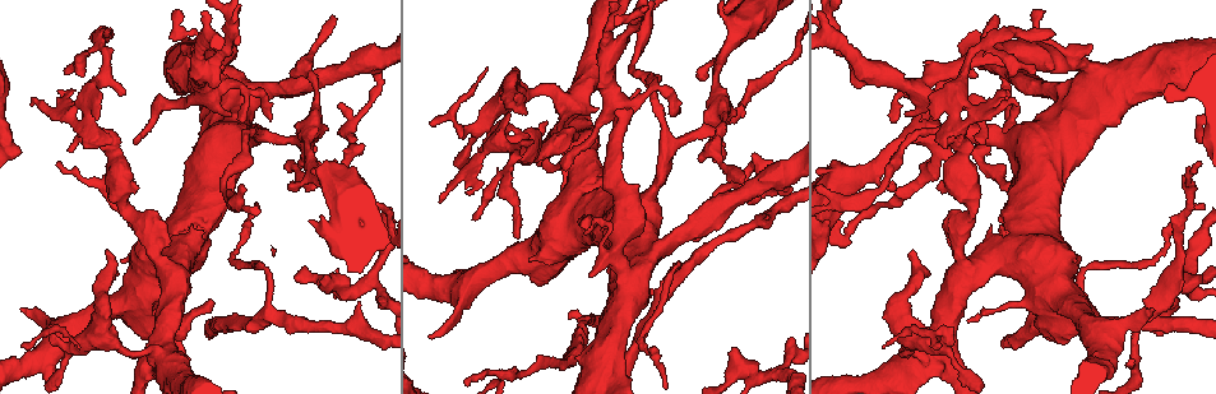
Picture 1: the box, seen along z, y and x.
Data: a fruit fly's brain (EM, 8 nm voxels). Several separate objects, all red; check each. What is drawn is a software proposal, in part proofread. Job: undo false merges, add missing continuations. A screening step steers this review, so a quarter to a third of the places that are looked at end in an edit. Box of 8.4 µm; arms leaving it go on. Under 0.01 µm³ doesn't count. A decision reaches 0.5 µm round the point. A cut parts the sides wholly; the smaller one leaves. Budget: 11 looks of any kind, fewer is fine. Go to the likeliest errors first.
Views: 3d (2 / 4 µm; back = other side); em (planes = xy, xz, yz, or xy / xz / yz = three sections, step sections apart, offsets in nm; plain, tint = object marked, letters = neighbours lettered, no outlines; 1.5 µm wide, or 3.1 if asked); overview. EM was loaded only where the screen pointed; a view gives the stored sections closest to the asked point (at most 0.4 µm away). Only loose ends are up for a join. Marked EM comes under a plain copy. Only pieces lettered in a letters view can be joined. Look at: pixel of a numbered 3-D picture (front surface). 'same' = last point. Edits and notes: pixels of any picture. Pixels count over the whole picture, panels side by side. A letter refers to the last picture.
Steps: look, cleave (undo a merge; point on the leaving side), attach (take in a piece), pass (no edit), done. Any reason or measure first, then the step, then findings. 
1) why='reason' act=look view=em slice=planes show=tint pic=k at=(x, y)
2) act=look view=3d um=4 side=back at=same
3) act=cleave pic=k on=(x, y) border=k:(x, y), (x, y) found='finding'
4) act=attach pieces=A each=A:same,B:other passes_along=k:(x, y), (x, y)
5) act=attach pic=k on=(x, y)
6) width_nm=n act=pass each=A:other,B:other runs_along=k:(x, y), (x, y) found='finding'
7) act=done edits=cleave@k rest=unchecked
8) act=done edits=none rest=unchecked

why='tapers out' act=look view=3d um=2 side=back pic=1 at=(937, 349)

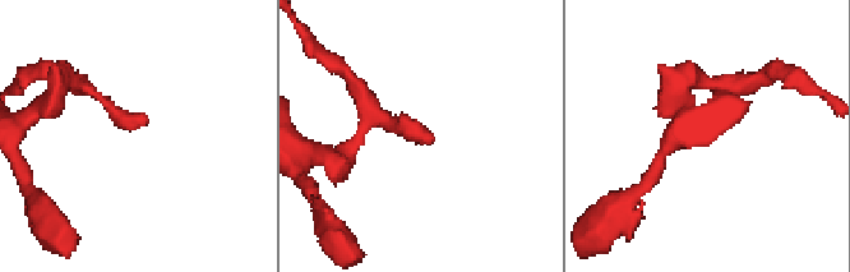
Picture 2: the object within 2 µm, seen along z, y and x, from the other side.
act=look view=em slice=planes show=letters pic=2 at=(431, 140)

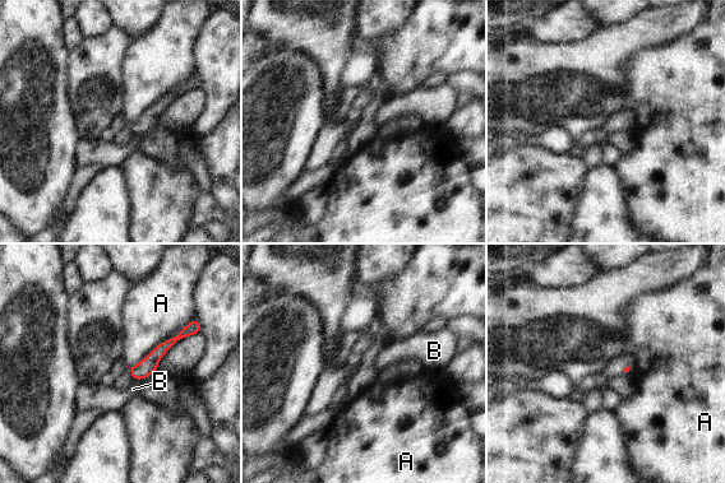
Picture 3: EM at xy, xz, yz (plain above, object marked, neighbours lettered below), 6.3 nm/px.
act=pass each=A:other,B:other found='no lettered piece goes on from it'

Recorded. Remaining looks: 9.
why='thick turns thin' act=look view=em slice=planes show=letters pic=1 at=(165, 358)

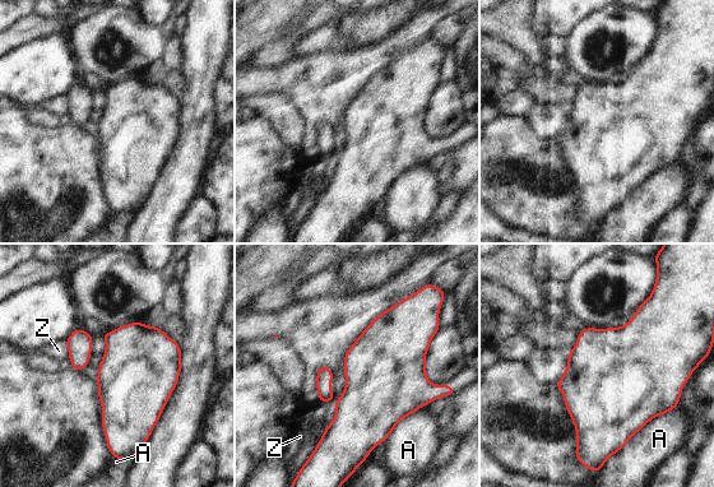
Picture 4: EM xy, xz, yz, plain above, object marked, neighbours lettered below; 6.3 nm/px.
longest_contact=A:480nm act=pass each=A:other,Z:other border=4:(675, 408), (649, 420), (615, 453) found='one neuron here'

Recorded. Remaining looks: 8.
why='an open end' act=look view=3d um=4 pic=1 at=(569, 313)

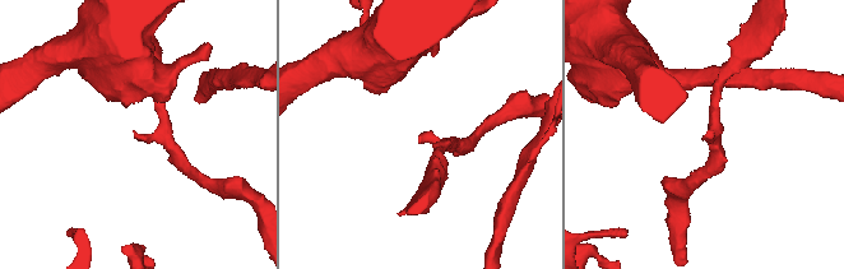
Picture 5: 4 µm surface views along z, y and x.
arm_widths_nm=180,190 why='need the tissue' act=look view=em slice=yz step=8 show=letters pic=5 at=(710, 132)

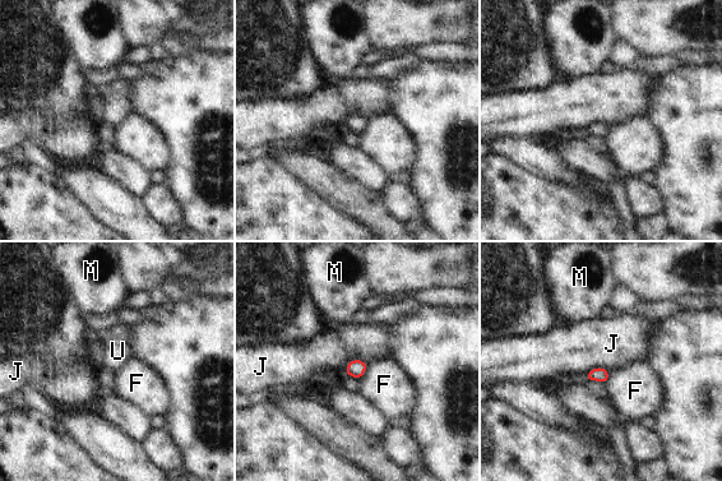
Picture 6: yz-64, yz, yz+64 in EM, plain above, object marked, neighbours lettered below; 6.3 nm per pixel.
act=look view=em slice=planes show=letters at=same

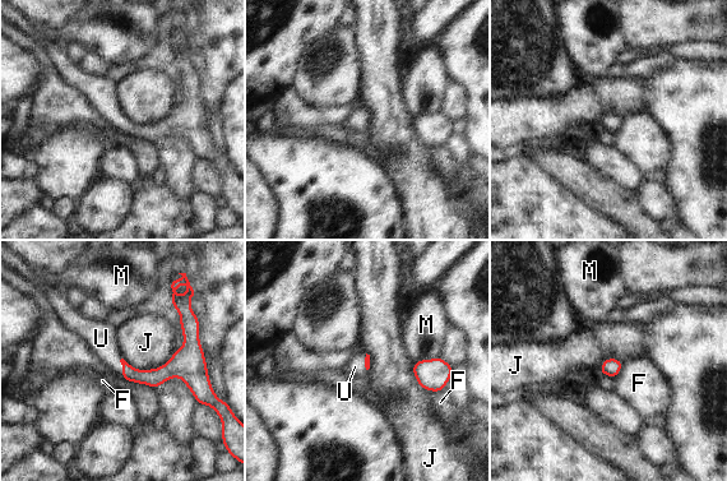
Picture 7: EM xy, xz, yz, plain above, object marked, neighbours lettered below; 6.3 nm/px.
act=attach pieces=U each=F:other,J:other,M:other,U:same passes_along=7:(153, 378), (123, 368), (101, 338) found='it goes on there'

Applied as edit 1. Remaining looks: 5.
why='see it whole again' act=look view=overview

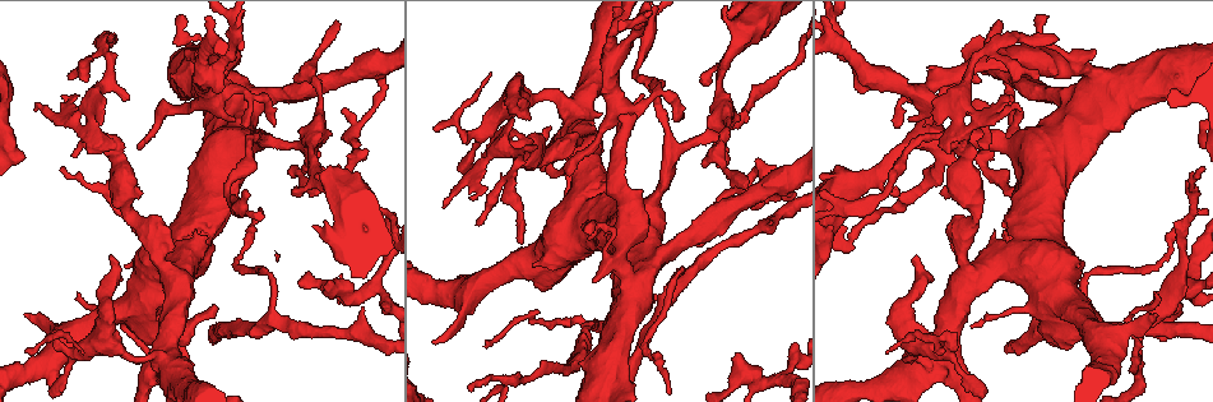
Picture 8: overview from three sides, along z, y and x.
why='free end' act=look view=em slice=planes show=letters pic=8 at=(1056, 40)

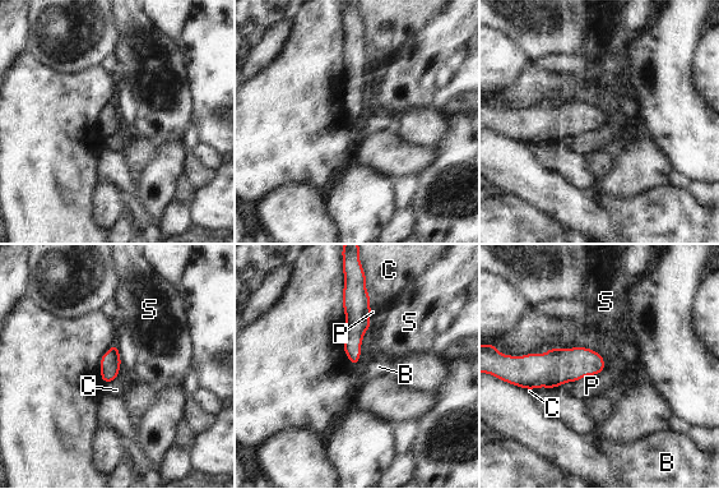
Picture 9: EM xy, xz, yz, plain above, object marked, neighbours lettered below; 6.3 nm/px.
width_nm=110 longest_contact=P:320nm act=pass each=B:other,C:other,P:other,S:other found='none of them fits'

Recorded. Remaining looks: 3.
act=done edits=attach@7 rest=unchecked

